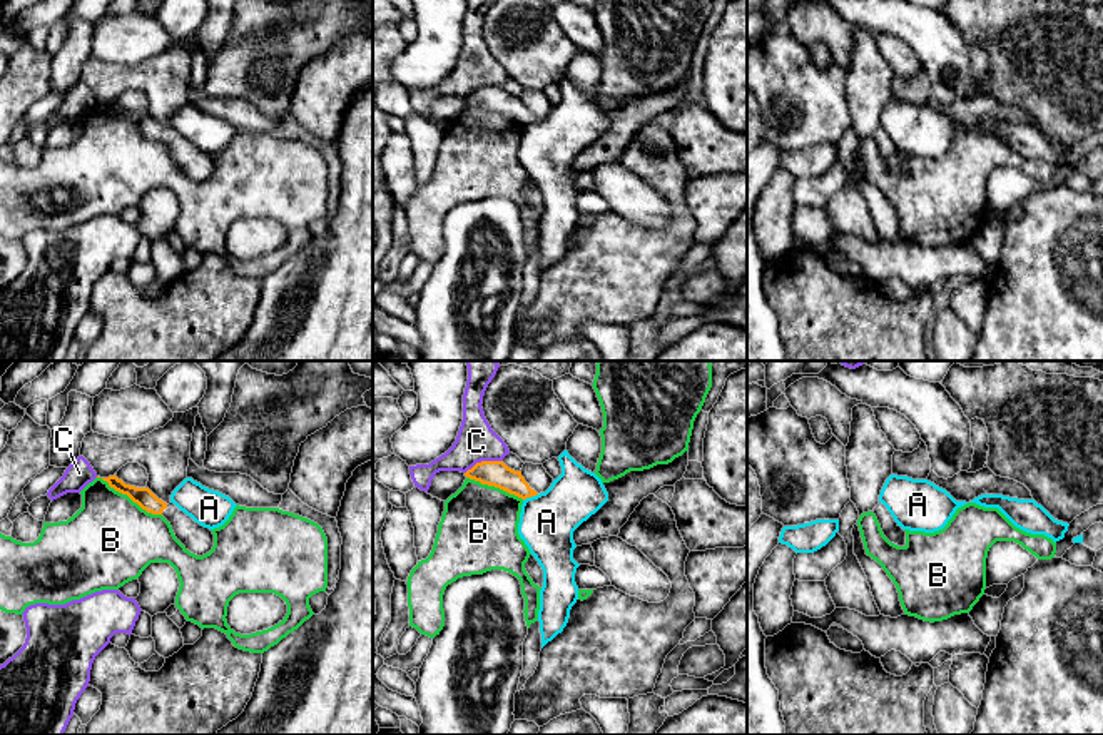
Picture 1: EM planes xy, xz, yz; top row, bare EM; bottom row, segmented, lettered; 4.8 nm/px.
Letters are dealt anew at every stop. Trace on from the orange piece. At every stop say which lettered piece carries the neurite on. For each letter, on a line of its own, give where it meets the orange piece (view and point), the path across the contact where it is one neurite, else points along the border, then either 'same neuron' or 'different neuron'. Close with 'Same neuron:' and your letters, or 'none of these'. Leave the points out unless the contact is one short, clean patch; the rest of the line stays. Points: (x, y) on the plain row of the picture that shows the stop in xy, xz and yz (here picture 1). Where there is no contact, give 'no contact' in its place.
A: contact xz (530, 122); border xz (537, 119), (523, 126); different neuron
B: contact xy (129, 122); different neuron
C: contact xz (483, 87); different neuron
Same neuron: none of these

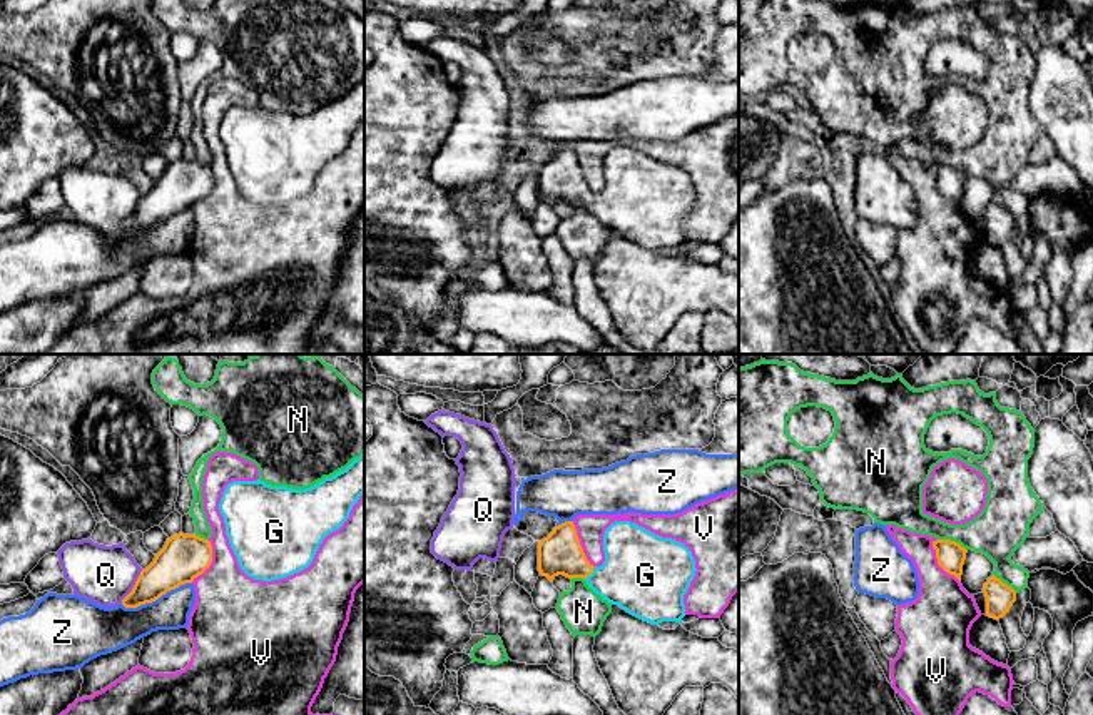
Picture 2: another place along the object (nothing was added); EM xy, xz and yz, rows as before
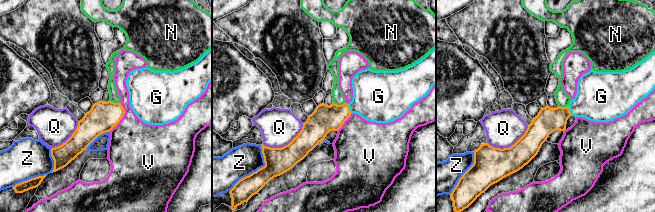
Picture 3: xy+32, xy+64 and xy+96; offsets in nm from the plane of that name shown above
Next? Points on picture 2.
G: contact xz (590, 199); way xz (560, 179), (590, 199), (642, 199); same neuron
N: contact yz (953, 167); different neuron
Q: contact xy (134, 212); different neuron
V: contact yz (938, 189); different neuron
Z: contact xy (156, 224); different neuron
Same neuron: G

